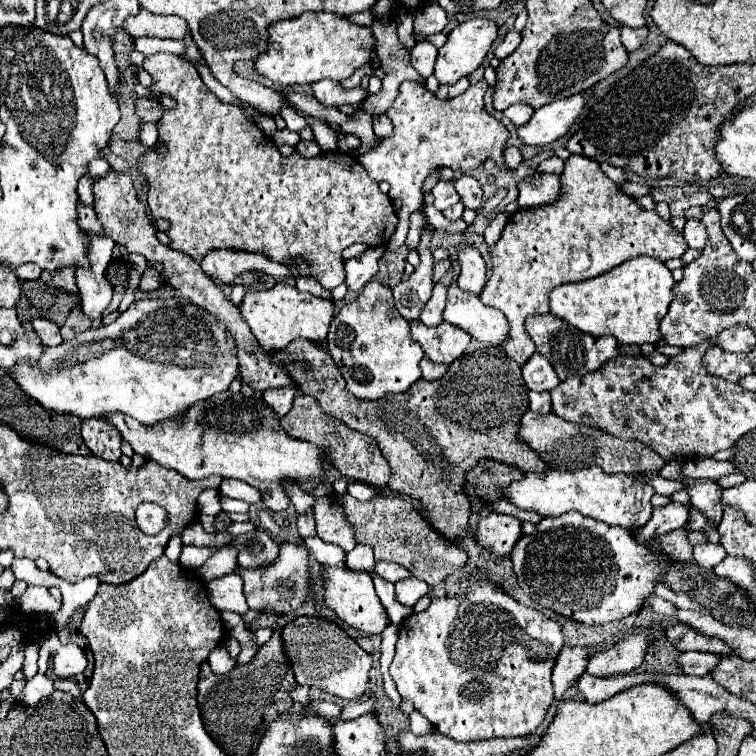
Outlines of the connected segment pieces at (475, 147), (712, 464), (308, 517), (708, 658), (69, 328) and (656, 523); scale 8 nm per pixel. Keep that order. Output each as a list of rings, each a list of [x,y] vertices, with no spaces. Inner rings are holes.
[[[405,80],[401,84],[399,96],[387,110],[387,116],[393,120],[395,134],[391,138],[383,138],[377,148],[359,156],[359,162],[365,166],[369,176],[377,182],[387,180],[391,184],[389,196],[403,202],[399,210],[399,224],[395,234],[387,242],[387,250],[397,250],[399,246],[403,246],[409,230],[409,216],[423,206],[421,186],[433,168],[451,166],[453,172],[469,174],[485,160],[493,160],[500,169],[509,170],[502,167],[503,150],[509,140],[509,130],[503,122],[499,122],[485,110],[483,96],[487,88],[489,84],[485,80],[479,80],[453,100],[439,100],[425,88],[423,82]]]
[[[697,458],[697,460],[687,460],[687,464],[683,466],[685,476],[689,478],[711,478],[711,480],[719,480],[723,478],[723,474],[731,474],[735,472],[737,466],[735,462],[719,462],[715,458]]]
[[[312,510],[311,512],[298,516],[297,527],[301,538],[307,538],[307,536],[315,536],[315,534],[317,534]]]
[[[683,652],[677,658],[677,664],[685,674],[693,676],[707,676],[715,664],[719,664],[723,656],[711,656],[711,652]]]
[[[79,304],[79,306],[75,306],[75,308],[69,312],[65,324],[61,326],[61,336],[63,336],[65,340],[71,340],[71,338],[77,336],[79,332],[91,328],[91,322],[93,322],[93,320],[91,320],[89,316],[83,316],[81,304]]]
[[[669,502],[667,506],[661,506],[661,508],[653,508],[653,516],[651,520],[637,532],[635,540],[639,544],[645,544],[645,546],[651,546],[659,552],[657,544],[649,542],[651,538],[655,536],[661,536],[661,534],[667,534],[671,530],[677,530],[681,528],[685,522],[687,522],[687,516],[689,516],[689,504],[679,504],[679,502]]]

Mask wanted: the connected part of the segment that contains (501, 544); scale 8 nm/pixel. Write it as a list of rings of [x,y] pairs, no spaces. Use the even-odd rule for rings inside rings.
[[[489,512],[481,518],[475,536],[491,554],[509,556],[515,542],[521,538],[521,520],[509,514]]]

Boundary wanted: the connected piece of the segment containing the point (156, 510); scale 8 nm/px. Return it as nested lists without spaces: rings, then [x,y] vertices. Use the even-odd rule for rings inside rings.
[[[151,502],[141,504],[137,508],[137,524],[139,524],[141,532],[153,536],[167,526],[167,512],[163,512],[163,508],[159,508],[159,504],[151,504]]]

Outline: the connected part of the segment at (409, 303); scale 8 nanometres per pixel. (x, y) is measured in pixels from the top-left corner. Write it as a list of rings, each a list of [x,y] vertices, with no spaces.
[[[423,236],[423,242],[417,246],[417,252],[421,258],[419,266],[405,282],[401,282],[393,288],[397,310],[407,320],[415,320],[419,316],[419,312],[423,310],[423,306],[431,298],[431,290],[433,290],[433,264],[435,264],[435,260],[429,250],[427,236]]]

